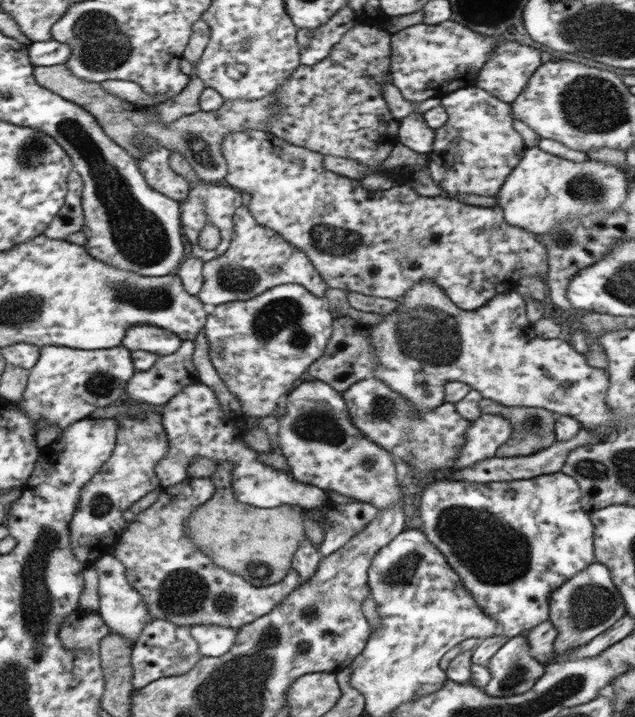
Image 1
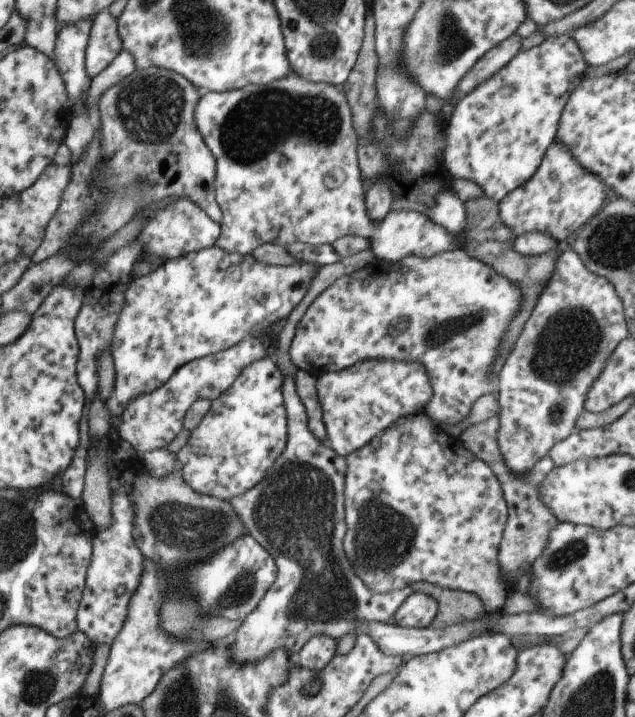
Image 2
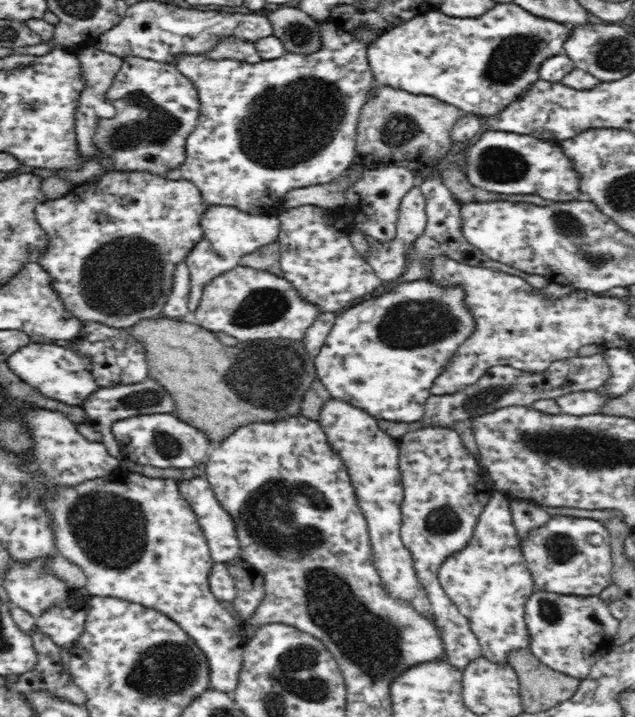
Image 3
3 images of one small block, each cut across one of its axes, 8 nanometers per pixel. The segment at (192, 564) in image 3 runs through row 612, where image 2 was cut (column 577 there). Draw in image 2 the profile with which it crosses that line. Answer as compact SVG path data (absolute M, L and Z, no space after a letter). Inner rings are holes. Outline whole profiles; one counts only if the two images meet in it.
M554 139L533 176L498 202L499 218L515 237L523 233L539 232L546 233L559 242L579 226L583 226L602 208L607 193L600 179L579 166L570 152Z

